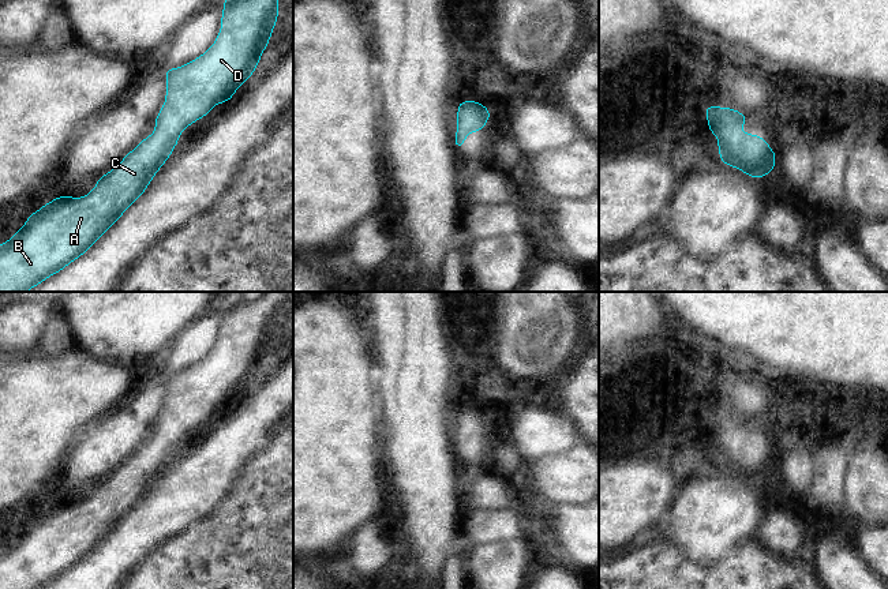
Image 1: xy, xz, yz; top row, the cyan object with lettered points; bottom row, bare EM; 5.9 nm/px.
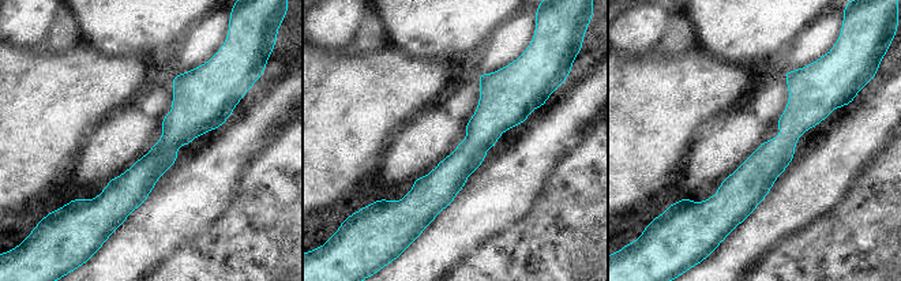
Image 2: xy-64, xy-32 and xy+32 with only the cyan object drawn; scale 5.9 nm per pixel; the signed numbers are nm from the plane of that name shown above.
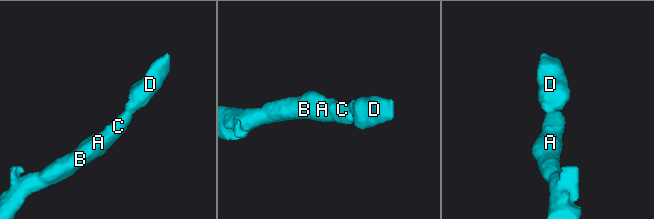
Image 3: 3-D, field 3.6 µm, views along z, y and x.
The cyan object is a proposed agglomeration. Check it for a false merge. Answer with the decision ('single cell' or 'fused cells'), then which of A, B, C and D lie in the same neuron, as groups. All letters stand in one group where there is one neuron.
single cell; groups A B C D

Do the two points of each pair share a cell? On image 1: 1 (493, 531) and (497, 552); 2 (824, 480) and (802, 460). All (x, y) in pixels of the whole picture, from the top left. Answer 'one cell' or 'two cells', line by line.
1: two cells
2: two cells

